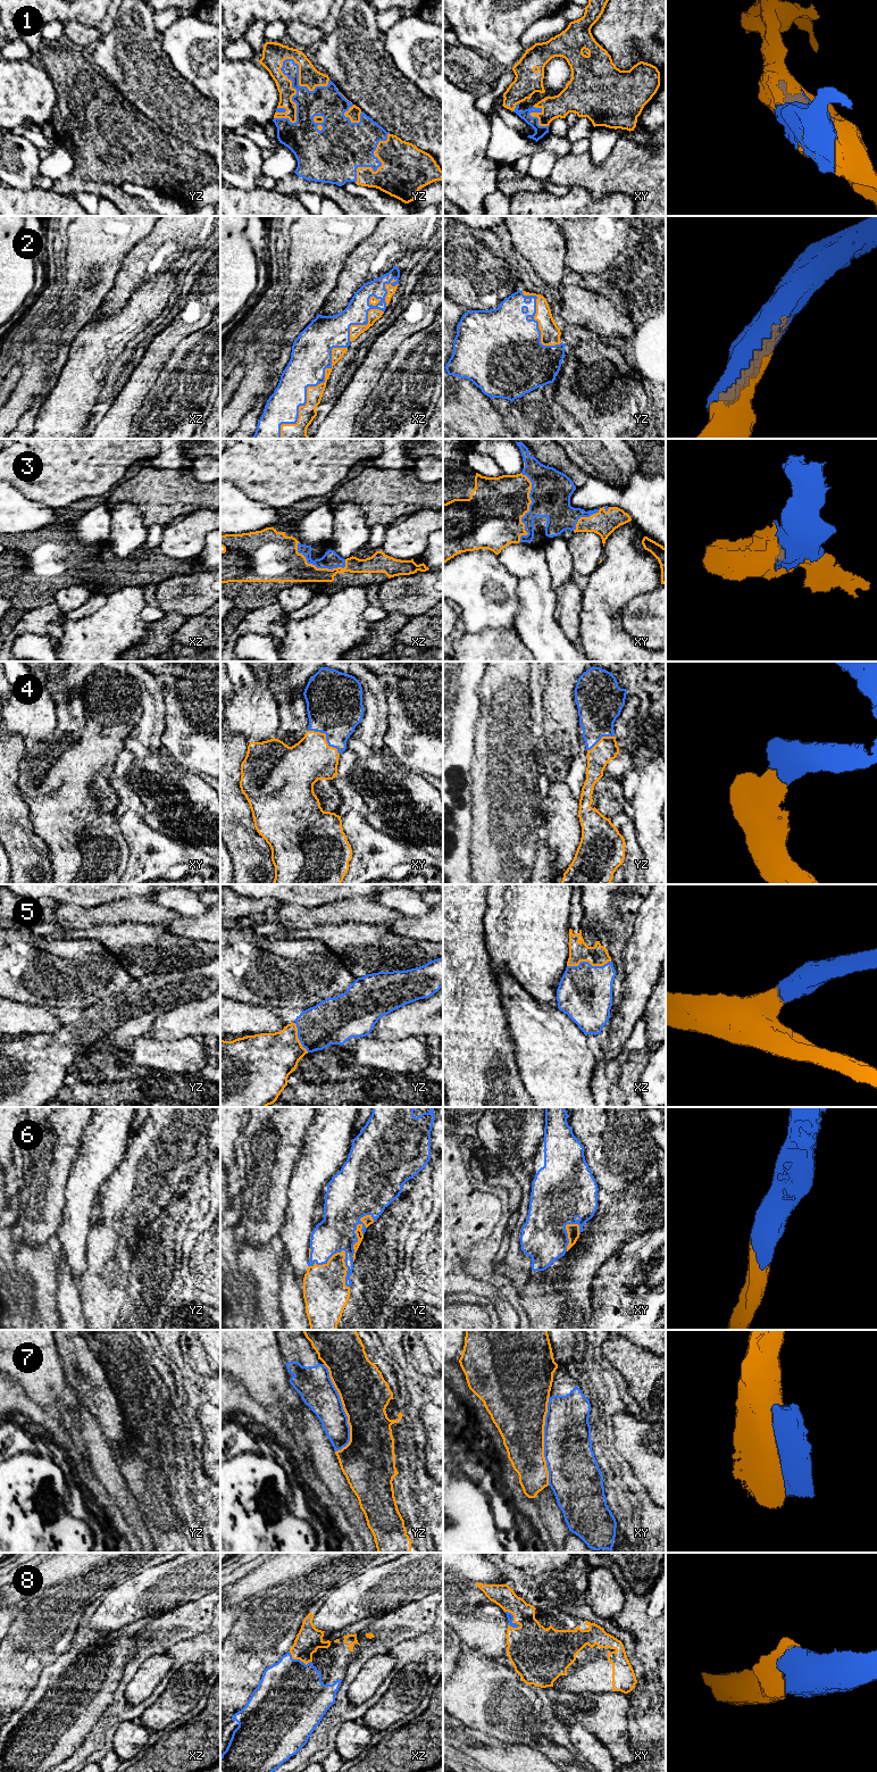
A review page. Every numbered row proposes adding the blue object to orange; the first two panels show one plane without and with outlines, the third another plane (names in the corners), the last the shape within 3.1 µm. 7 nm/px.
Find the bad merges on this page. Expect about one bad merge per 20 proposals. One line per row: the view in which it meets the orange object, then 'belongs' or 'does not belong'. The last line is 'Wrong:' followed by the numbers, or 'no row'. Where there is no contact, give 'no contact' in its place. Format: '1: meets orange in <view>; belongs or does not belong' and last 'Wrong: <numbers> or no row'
1: meets orange in yz; belongs
2: meets orange in xz; belongs
3: meets orange in xy; belongs
4: meets orange in xy; belongs
5: meets orange in xz; belongs
6: meets orange in yz; belongs
7: meets orange in yz; does not belong
8: meets orange in xy; belongs
Wrong: 7

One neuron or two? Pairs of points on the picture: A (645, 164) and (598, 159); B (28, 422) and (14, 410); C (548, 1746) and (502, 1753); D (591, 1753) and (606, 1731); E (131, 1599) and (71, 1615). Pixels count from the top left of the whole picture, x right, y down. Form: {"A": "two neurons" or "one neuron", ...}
{"A": "two neurons", "B": "two neurons", "C": "two neurons", "D": "two neurons", "E": "two neurons"}

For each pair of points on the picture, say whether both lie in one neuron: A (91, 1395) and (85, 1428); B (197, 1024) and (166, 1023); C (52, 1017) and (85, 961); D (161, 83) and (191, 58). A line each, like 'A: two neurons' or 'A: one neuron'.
A: two neurons
B: one neuron
C: two neurons
D: two neurons

